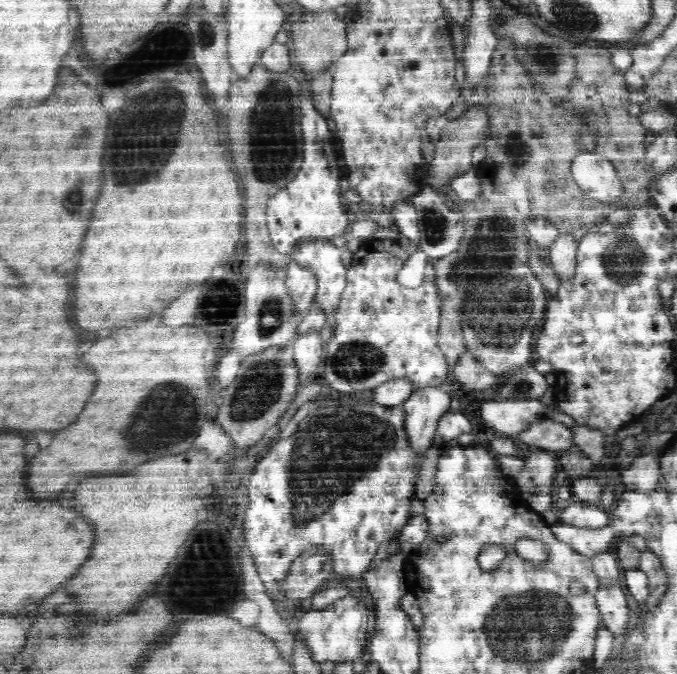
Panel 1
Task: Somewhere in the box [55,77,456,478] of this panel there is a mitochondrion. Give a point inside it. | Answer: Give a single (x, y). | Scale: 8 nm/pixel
(136, 160)

